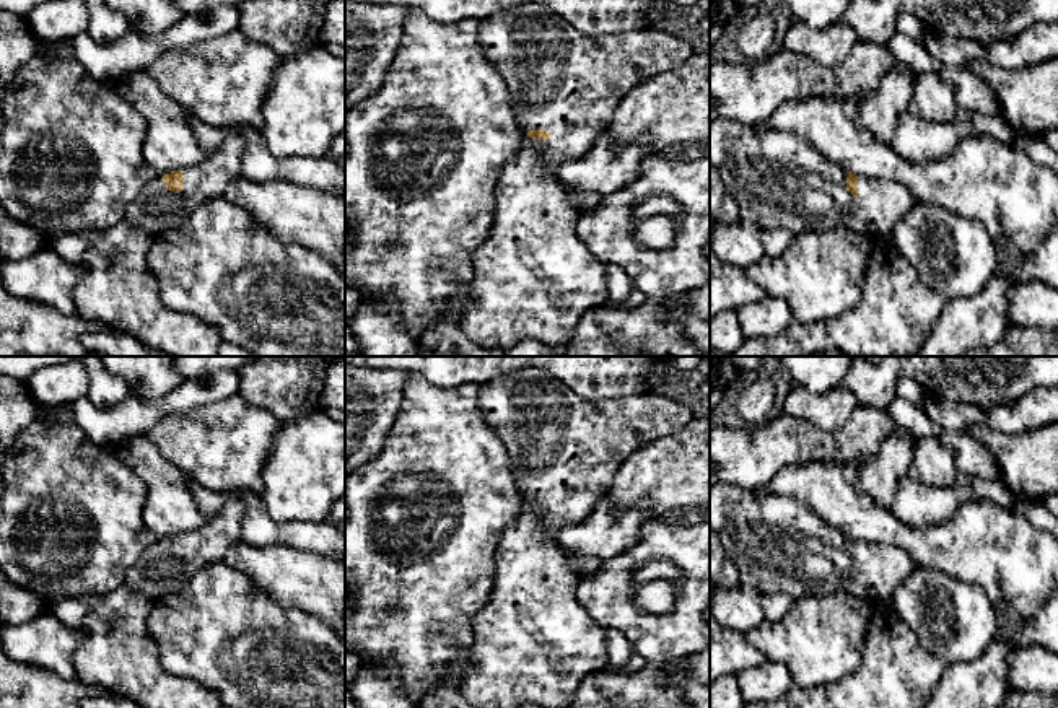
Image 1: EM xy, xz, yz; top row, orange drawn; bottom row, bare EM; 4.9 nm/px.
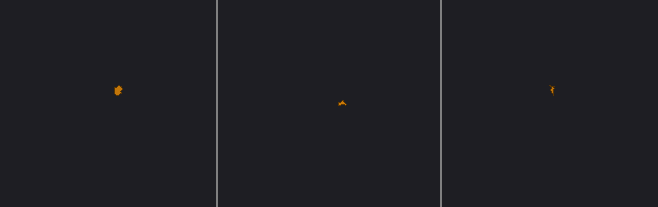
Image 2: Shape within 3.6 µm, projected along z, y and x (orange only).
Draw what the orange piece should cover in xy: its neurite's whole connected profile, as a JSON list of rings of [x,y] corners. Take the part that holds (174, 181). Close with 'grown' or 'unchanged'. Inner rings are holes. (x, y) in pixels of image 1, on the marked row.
[[[231,132],[216,150],[205,155],[195,166],[164,176],[156,174],[127,207],[124,221],[151,238],[176,231],[194,215],[197,207],[223,197],[226,187],[241,176],[243,153],[243,137]]] | grown

